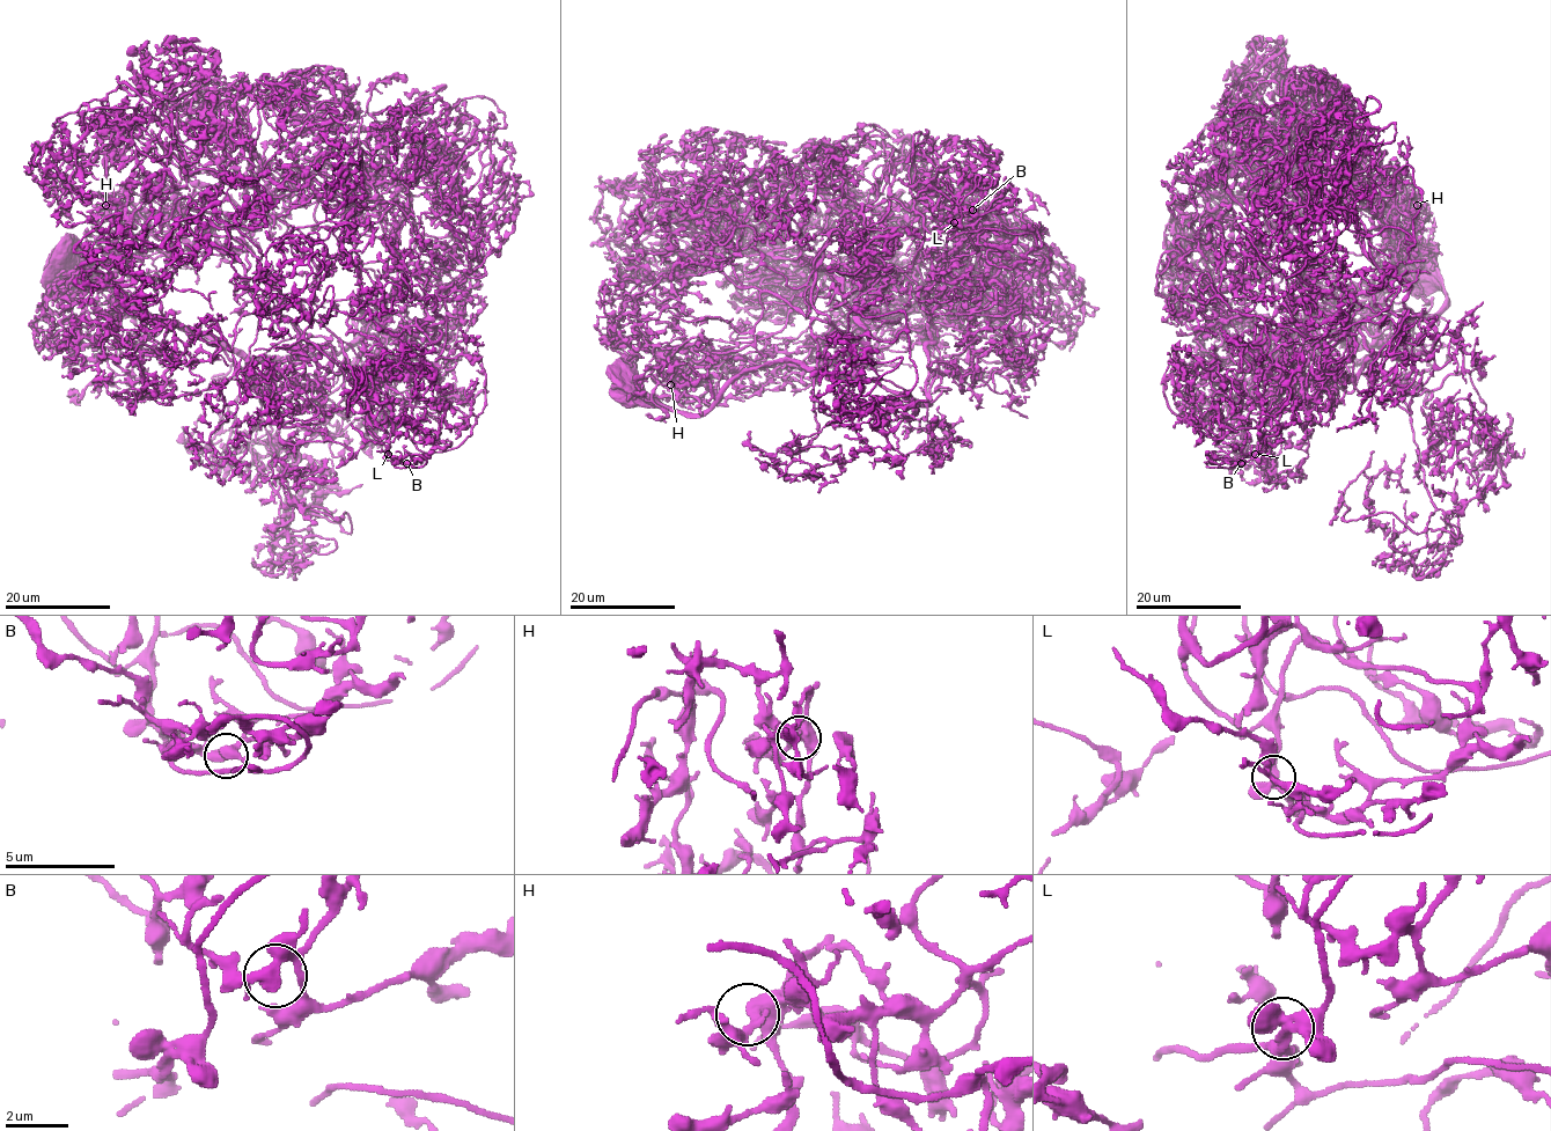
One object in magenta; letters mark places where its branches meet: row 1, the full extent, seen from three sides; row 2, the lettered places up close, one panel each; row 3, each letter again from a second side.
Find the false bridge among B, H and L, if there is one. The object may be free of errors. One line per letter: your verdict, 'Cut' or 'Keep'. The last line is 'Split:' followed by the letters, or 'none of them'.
B: Keep
H: Keep
L: Keep
Split: none of them

